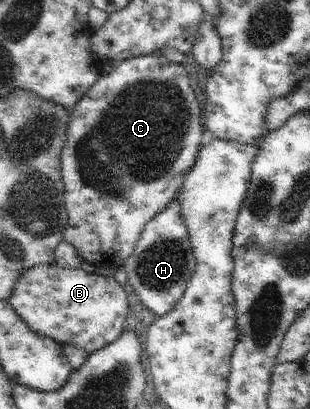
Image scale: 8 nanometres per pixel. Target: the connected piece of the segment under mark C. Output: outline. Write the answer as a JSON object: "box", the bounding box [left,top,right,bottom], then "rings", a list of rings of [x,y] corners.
{"box":[60,55,205,268],"rings":[[[158,55],[139,56],[123,60],[121,64],[114,66],[113,72],[99,76],[95,85],[91,86],[91,89],[75,104],[73,112],[71,112],[67,132],[65,132],[65,146],[63,146],[60,159],[63,174],[62,182],[65,188],[64,202],[68,214],[67,226],[63,230],[62,240],[69,242],[77,250],[81,259],[93,264],[96,268],[124,267],[124,263],[135,249],[147,222],[150,222],[151,218],[162,212],[172,202],[175,192],[179,190],[179,186],[185,180],[184,176],[187,176],[195,165],[195,158],[197,158],[197,152],[202,146],[201,139],[205,129],[201,125],[201,106],[190,85],[188,67],[181,63],[170,62],[167,58]]]}

